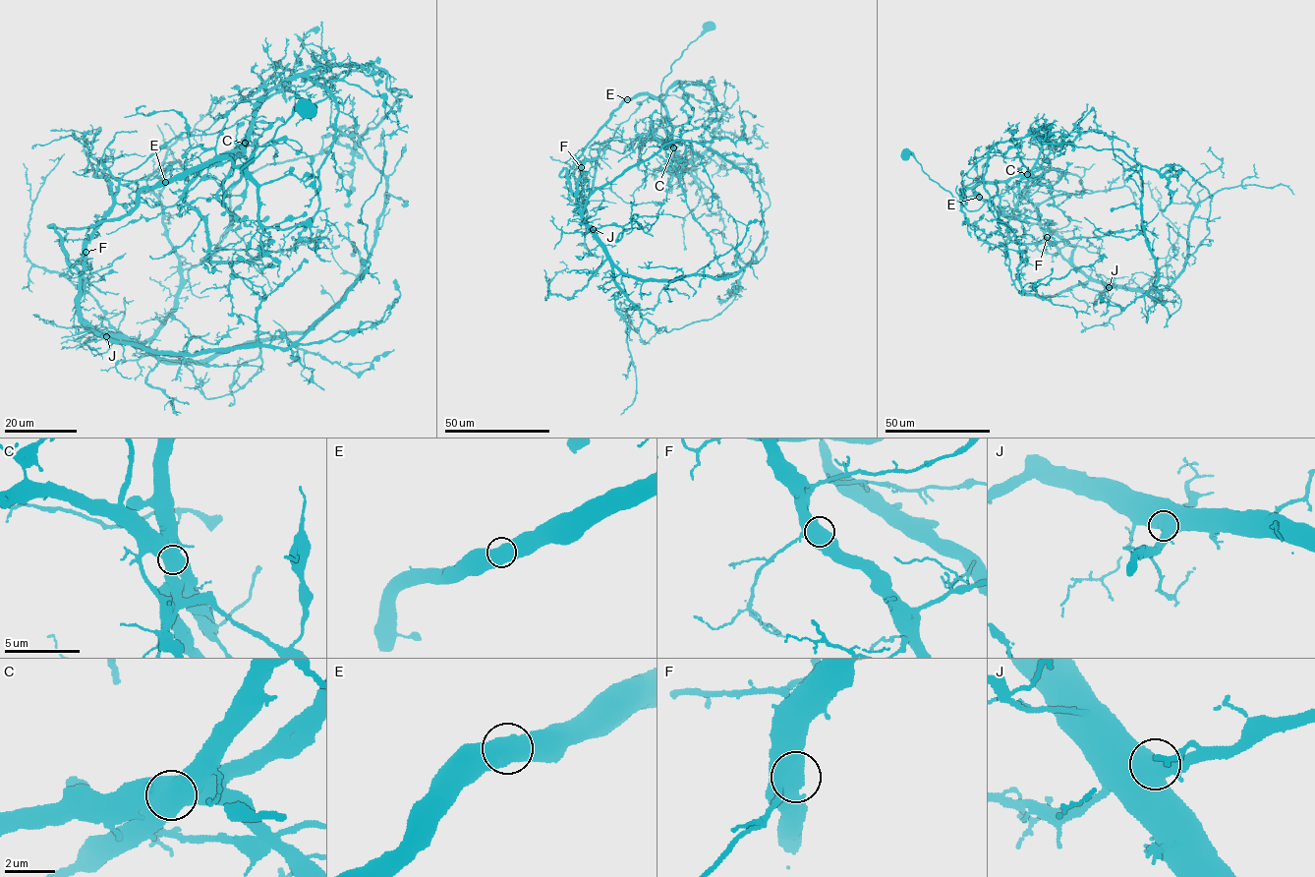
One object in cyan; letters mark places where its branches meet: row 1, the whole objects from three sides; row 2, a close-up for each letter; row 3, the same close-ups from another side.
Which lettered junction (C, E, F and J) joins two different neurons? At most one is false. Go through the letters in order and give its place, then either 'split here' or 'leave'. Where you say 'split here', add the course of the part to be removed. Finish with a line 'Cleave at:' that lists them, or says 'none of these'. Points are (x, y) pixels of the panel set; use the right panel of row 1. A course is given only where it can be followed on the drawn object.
C: at (1027, 174); split here; foreign part runs (1027, 174), (1040, 149), (1034, 136), (1059, 132), (1061, 143), (1119, 149), (1158, 171), (1172, 194), (1161, 210)
E: at (979, 197); leave
F: at (1047, 237); leave
J: at (1109, 287); leave
Cleave at: C

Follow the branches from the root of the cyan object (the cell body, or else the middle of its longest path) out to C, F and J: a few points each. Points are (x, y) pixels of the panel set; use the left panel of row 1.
C: (307, 107), (305, 102), (298, 105), (241, 170), (223, 205), (232, 154), (245, 143)
F: (307, 107), (298, 105), (241, 170), (223, 205), (232, 158), (146, 186), (126, 214), (89, 227), (85, 252)
J: (307, 107), (223, 205), (232, 158), (146, 186), (126, 214), (89, 227), (79, 314), (106, 336)

